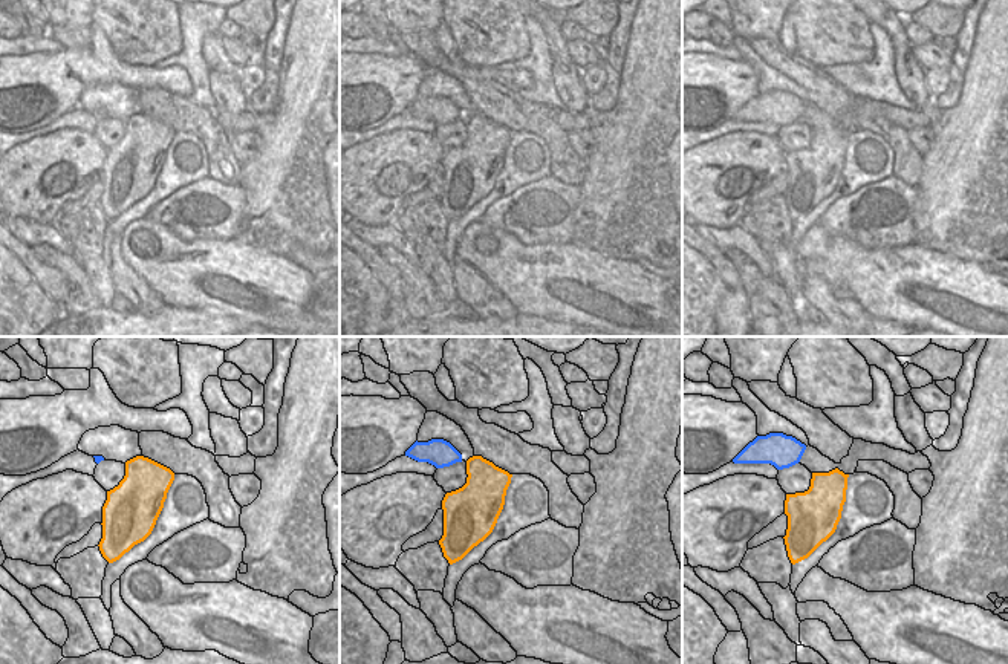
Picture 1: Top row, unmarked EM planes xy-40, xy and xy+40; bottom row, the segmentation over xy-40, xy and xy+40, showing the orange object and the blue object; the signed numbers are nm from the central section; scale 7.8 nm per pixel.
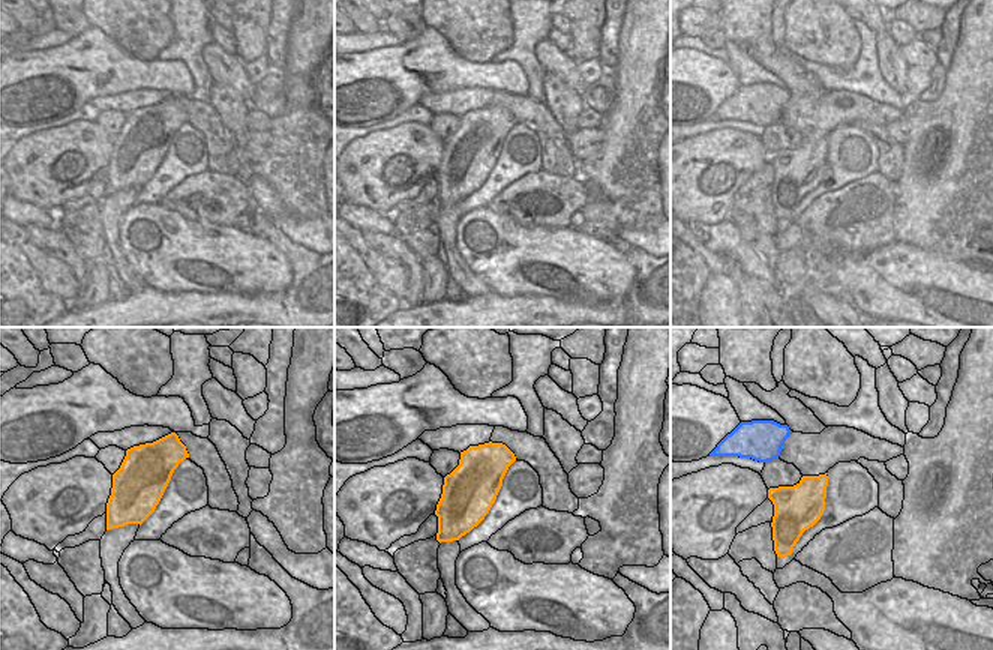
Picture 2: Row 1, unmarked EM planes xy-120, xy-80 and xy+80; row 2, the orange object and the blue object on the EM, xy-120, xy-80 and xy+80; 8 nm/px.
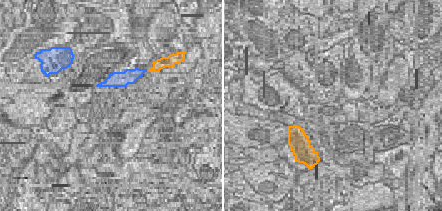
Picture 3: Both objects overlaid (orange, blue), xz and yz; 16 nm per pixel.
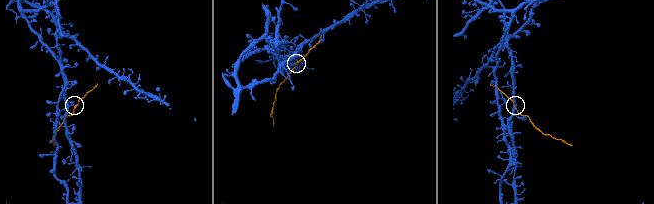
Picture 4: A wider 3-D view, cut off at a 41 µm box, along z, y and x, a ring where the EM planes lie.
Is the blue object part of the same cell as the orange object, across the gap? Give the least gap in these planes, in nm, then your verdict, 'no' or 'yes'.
50 nm apart; yes

